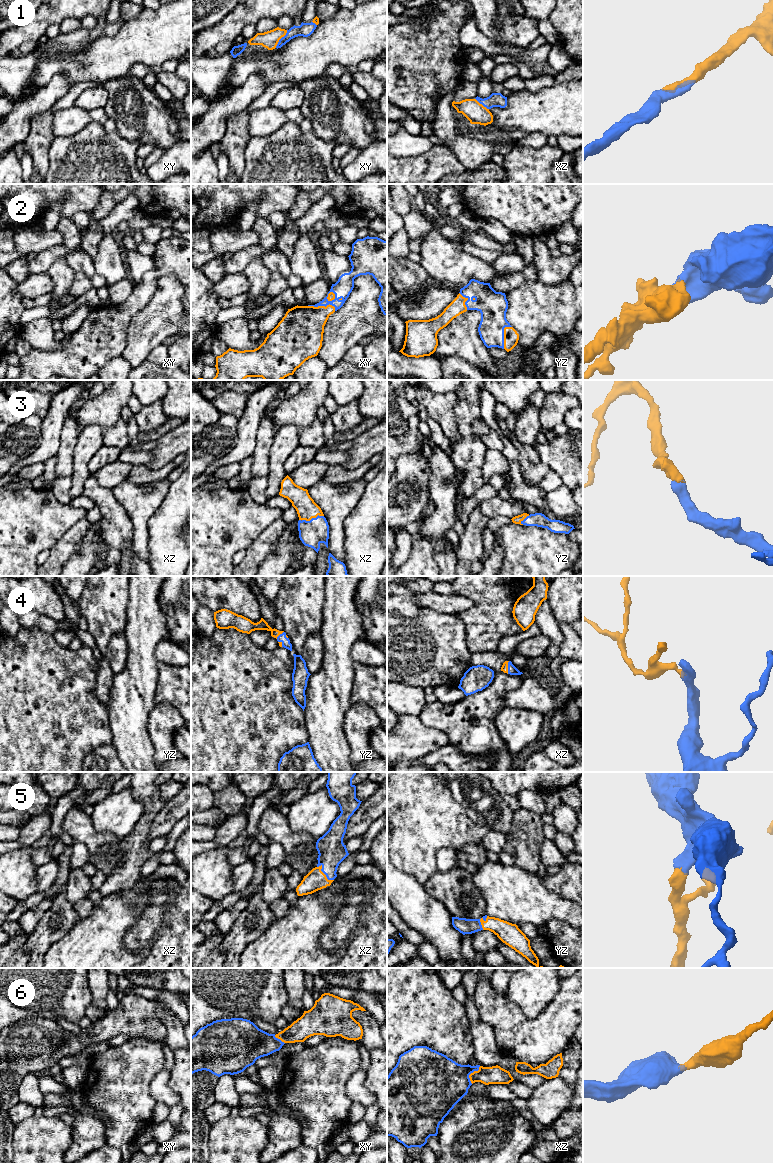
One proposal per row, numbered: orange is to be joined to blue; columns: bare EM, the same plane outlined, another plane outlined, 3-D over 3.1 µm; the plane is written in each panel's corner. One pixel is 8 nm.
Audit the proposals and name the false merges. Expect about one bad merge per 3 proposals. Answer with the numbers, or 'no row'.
no row

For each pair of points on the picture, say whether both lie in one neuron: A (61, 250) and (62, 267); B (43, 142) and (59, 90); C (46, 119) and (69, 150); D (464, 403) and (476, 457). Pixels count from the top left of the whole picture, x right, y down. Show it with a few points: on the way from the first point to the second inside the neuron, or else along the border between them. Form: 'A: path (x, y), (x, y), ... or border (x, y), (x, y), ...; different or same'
A: border (65, 257), (59, 257), (46, 271); different
B: border (49, 109), (35, 114), (29, 123); different
C: border (55, 137), (48, 151), (47, 159); different
D: path (465, 416), (465, 432), (468, 444); same

